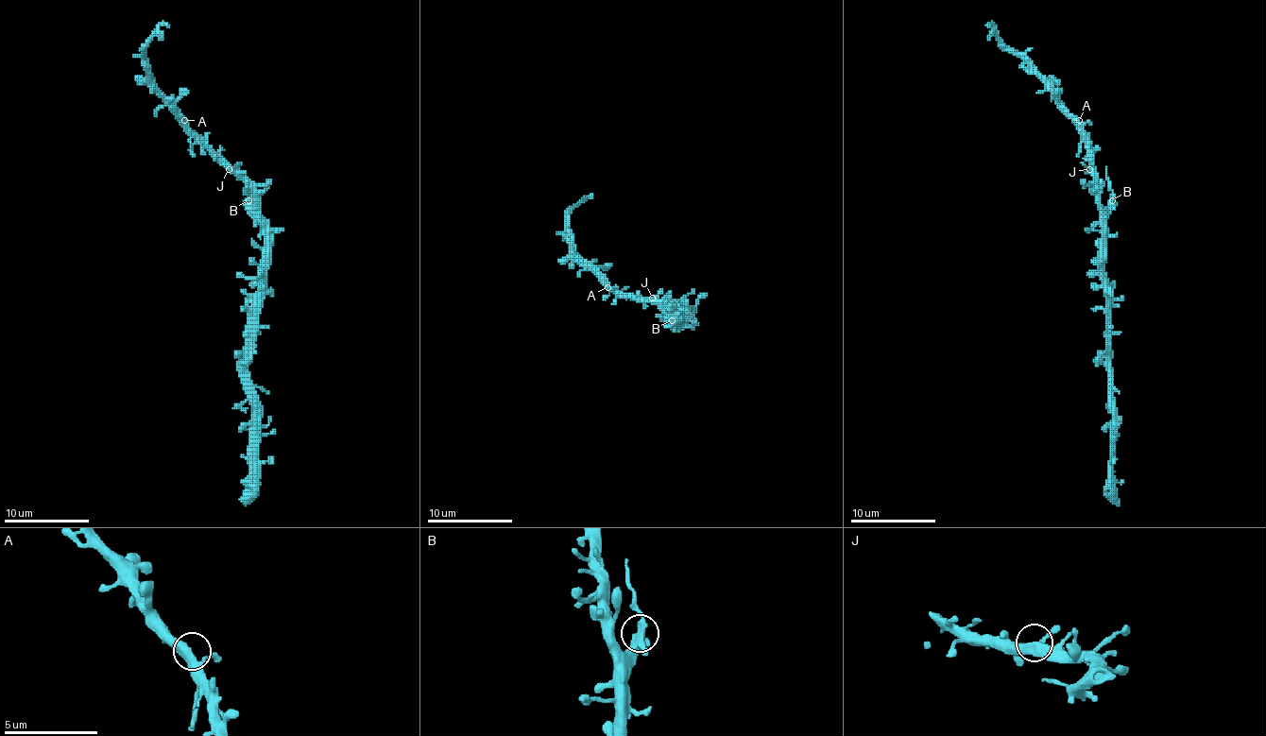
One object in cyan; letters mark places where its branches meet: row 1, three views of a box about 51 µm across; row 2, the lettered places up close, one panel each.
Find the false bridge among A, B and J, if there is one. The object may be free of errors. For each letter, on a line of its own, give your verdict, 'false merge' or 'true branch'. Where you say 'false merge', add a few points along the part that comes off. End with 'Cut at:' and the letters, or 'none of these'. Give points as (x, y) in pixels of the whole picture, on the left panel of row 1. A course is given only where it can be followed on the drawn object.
A: true branch
B: false merge | (248, 200), (249, 190), (232, 167)
J: true branch
Cut at: B

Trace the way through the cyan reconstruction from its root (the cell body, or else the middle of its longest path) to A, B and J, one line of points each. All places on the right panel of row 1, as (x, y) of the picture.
A: (1102, 222), (1093, 154), (1089, 147), (1089, 137), (1079, 120)
B: (1102, 222), (1102, 212), (1113, 200)
J: (1102, 222), (1098, 178), (1089, 169)

